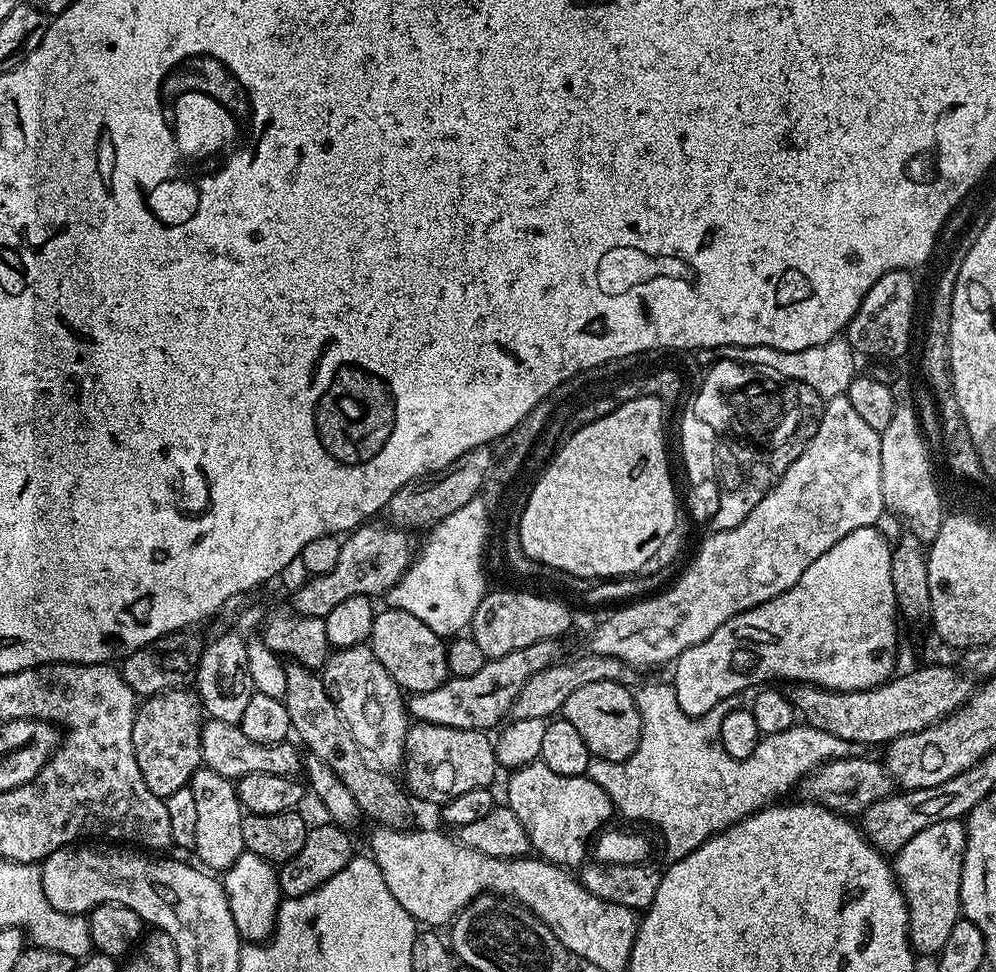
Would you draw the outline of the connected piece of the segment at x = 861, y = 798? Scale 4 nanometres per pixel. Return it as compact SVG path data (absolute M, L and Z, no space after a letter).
M849 754L841 760L834 760L814 769L809 776L799 781L799 790L805 801L821 804L842 816L856 818L867 808L874 806L874 802L882 802L882 798L893 795L894 781L879 759L867 760L864 756Z

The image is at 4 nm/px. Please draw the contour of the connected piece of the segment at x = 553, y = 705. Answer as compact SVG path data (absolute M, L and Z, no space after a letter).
M593 652L586 654L586 656L564 664L560 664L561 662L555 663L551 667L539 671L538 674L532 675L526 684L522 686L518 698L512 704L511 717L515 720L538 718L547 721L555 717L563 709L566 699L570 698L574 691L578 690L579 687L586 686L587 683L618 681L619 684L629 686L637 683L637 671L629 668L629 665L622 663L620 659L610 658L608 655L598 655Z

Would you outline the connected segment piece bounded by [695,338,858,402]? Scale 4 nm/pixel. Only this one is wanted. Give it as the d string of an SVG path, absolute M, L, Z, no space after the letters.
M837 338L826 342L822 346L810 346L806 350L794 350L793 352L783 352L773 348L739 348L738 346L722 346L721 348L701 348L695 353L696 360L703 366L711 366L718 360L733 360L739 364L750 364L759 366L769 372L776 373L777 376L784 376L788 380L797 380L805 384L814 394L818 394L820 399L827 402L833 400L835 396L845 395L850 386L850 382L858 375L856 368L857 353L853 352L852 347L848 345L847 339Z

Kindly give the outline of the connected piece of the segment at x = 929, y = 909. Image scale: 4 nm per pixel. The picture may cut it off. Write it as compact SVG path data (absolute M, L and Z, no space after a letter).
M963 819L926 826L891 861L896 883L908 904L908 940L921 956L936 956L946 946L954 922L961 919L960 887L968 829Z

